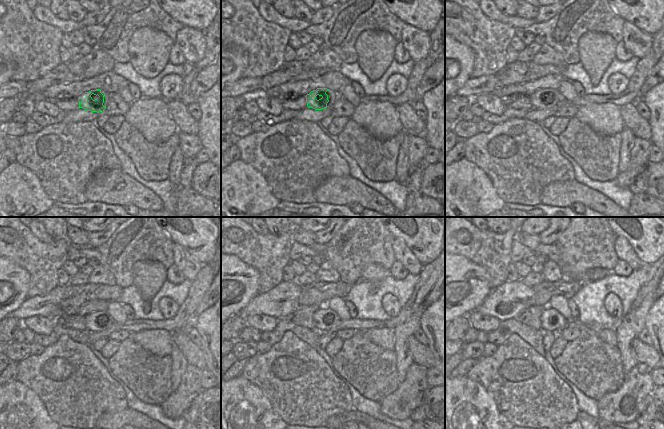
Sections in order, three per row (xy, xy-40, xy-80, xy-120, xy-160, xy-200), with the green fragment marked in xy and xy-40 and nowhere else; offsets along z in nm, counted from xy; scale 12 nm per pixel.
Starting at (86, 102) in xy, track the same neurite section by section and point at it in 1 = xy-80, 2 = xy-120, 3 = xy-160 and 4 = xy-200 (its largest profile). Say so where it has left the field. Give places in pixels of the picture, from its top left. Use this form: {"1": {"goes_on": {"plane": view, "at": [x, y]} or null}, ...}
{"1": {"goes_on": {"plane": "xy-80", "at": [535, 98]}}, "2": {"goes_on": {"plane": "xy-120", "at": [95, 322]}}, "3": {"goes_on": {"plane": "xy-160", "at": [324, 318]}}, "4": {"goes_on": {"plane": "xy-200", "at": [552, 320]}}}

